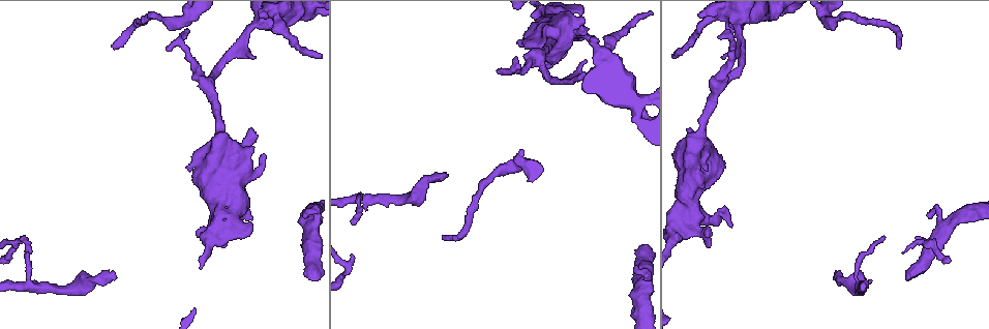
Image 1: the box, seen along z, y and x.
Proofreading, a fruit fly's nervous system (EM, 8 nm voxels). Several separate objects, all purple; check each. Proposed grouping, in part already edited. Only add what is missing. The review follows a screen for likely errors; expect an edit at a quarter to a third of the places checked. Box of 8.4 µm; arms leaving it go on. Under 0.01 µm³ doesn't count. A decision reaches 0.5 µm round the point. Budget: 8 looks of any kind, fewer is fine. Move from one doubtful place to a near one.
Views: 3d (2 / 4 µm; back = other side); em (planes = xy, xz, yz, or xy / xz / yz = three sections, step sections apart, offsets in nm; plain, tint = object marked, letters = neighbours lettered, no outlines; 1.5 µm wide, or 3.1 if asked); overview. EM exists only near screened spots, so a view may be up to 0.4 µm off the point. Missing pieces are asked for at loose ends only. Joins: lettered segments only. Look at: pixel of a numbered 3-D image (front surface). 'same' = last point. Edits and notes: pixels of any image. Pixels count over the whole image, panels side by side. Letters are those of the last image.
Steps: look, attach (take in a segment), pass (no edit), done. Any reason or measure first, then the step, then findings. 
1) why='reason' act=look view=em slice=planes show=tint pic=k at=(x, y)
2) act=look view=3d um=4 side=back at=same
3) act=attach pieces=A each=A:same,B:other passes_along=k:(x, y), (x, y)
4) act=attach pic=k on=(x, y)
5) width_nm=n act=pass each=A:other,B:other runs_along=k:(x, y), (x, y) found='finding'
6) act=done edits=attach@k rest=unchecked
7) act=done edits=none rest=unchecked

why='branch stops here' act=look view=em slice=planes show=letters pic=1 at=(112, 273)

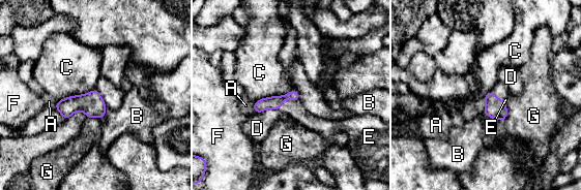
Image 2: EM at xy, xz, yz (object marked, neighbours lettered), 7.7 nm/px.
width_nm=110 act=attach pieces=E each=A:other,B:other,C:other,D:other,E:same,F:other,G:other passes_along=2:(273, 102), (287, 99), (295, 109) found='it goes on there'

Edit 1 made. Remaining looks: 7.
why='free end' act=look view=3d um=4 pic=1 at=(883, 238)

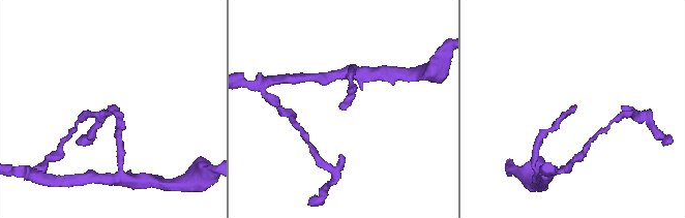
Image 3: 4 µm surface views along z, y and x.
act=look view=em slice=planes show=letters pic=3 at=(113, 105)

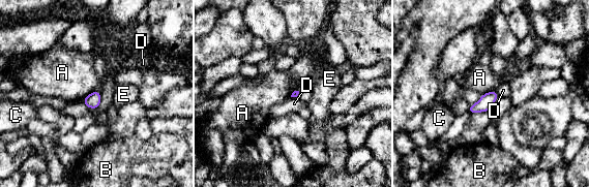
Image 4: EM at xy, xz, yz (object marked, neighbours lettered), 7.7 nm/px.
act=pass each=A:other,B:other,C:other,D:other,E:other found='none of them fits'

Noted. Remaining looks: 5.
why='end of a long branch' act=look view=em slice=xz step=8 show=letters pic=1 at=(113, 46)

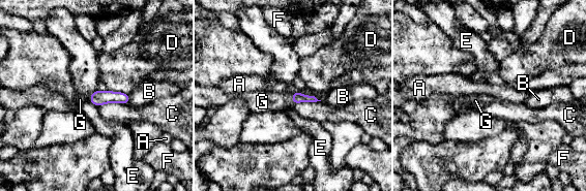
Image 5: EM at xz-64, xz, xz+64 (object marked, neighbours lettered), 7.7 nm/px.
why='cut it another way' act=look view=em slice=planes show=letters at=same

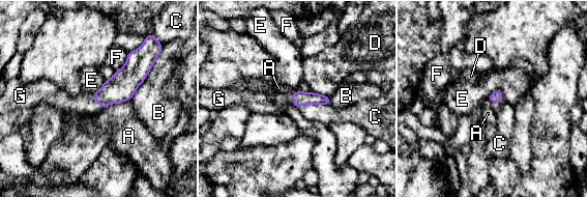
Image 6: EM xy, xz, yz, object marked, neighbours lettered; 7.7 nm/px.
width_nm=100 longest_contact=B:400nm act=attach pieces=G each=A:other,B:other,C:other,D:other,E:other,F:other,G:same found='the neuron continues'

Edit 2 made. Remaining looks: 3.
act=done edits=attach@2,attach@6 rest=unchecked

